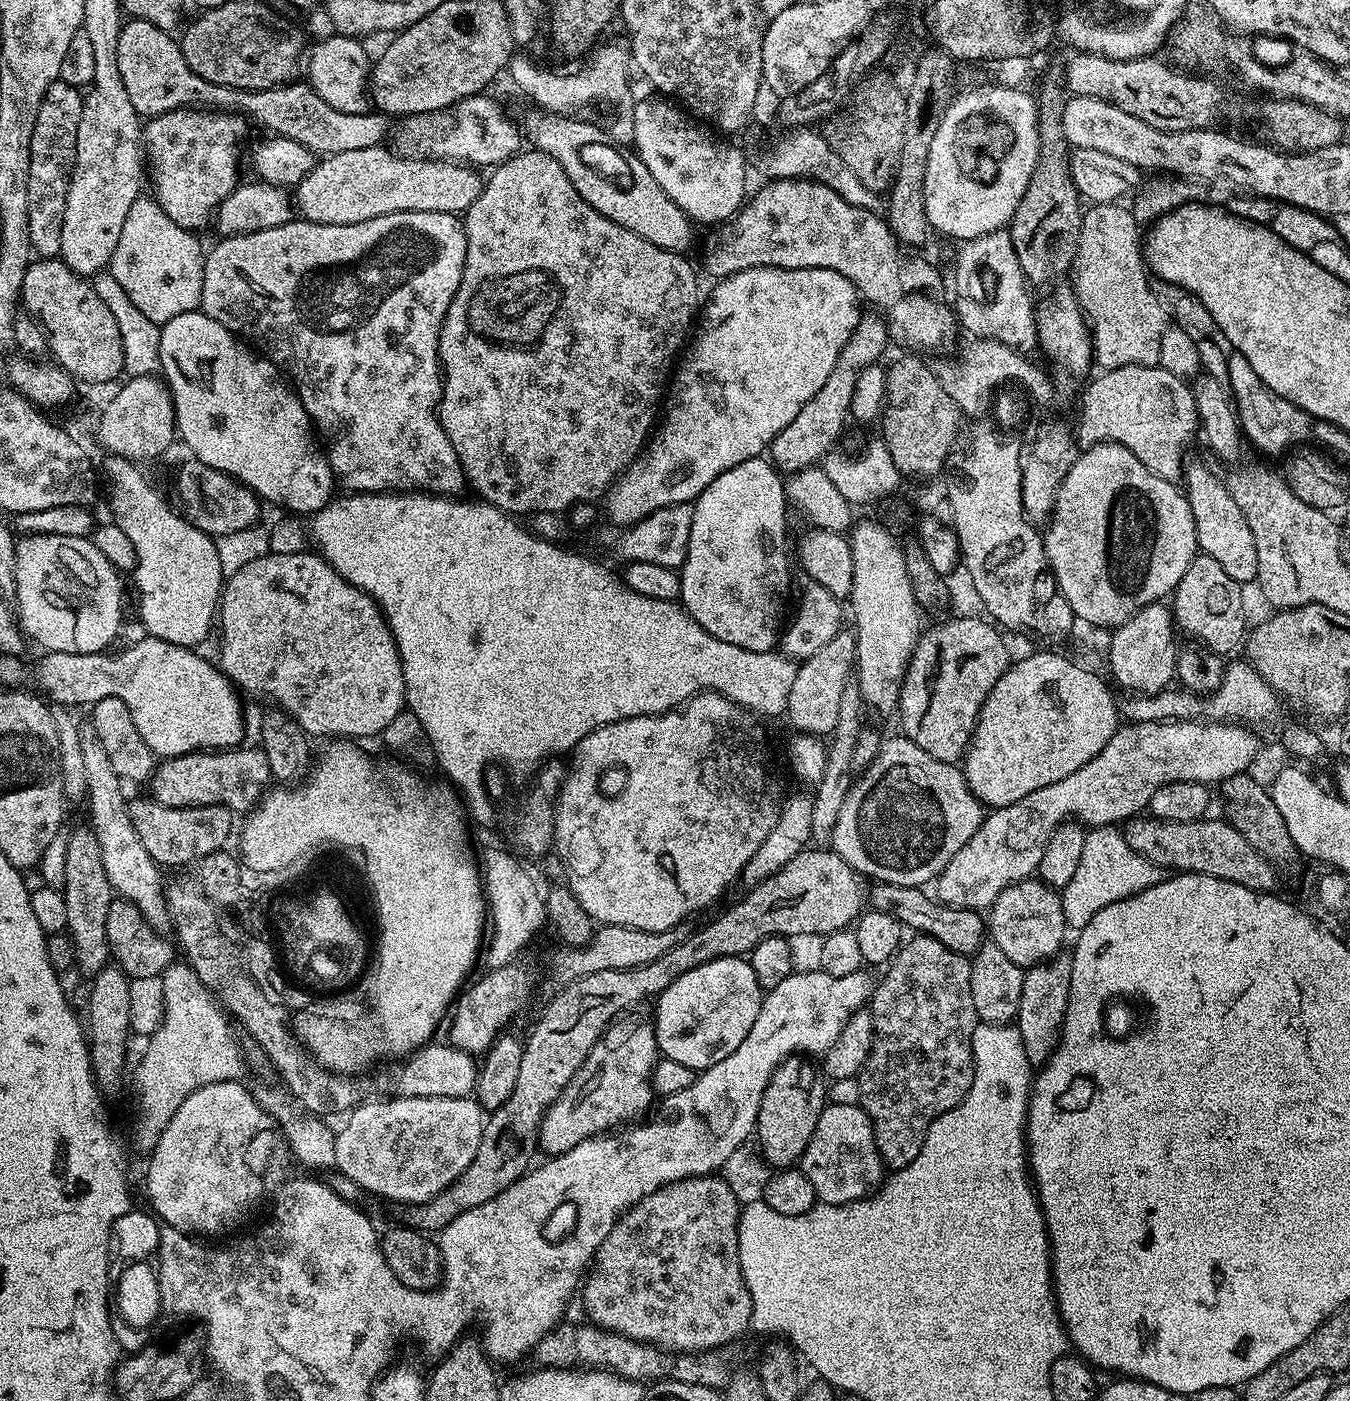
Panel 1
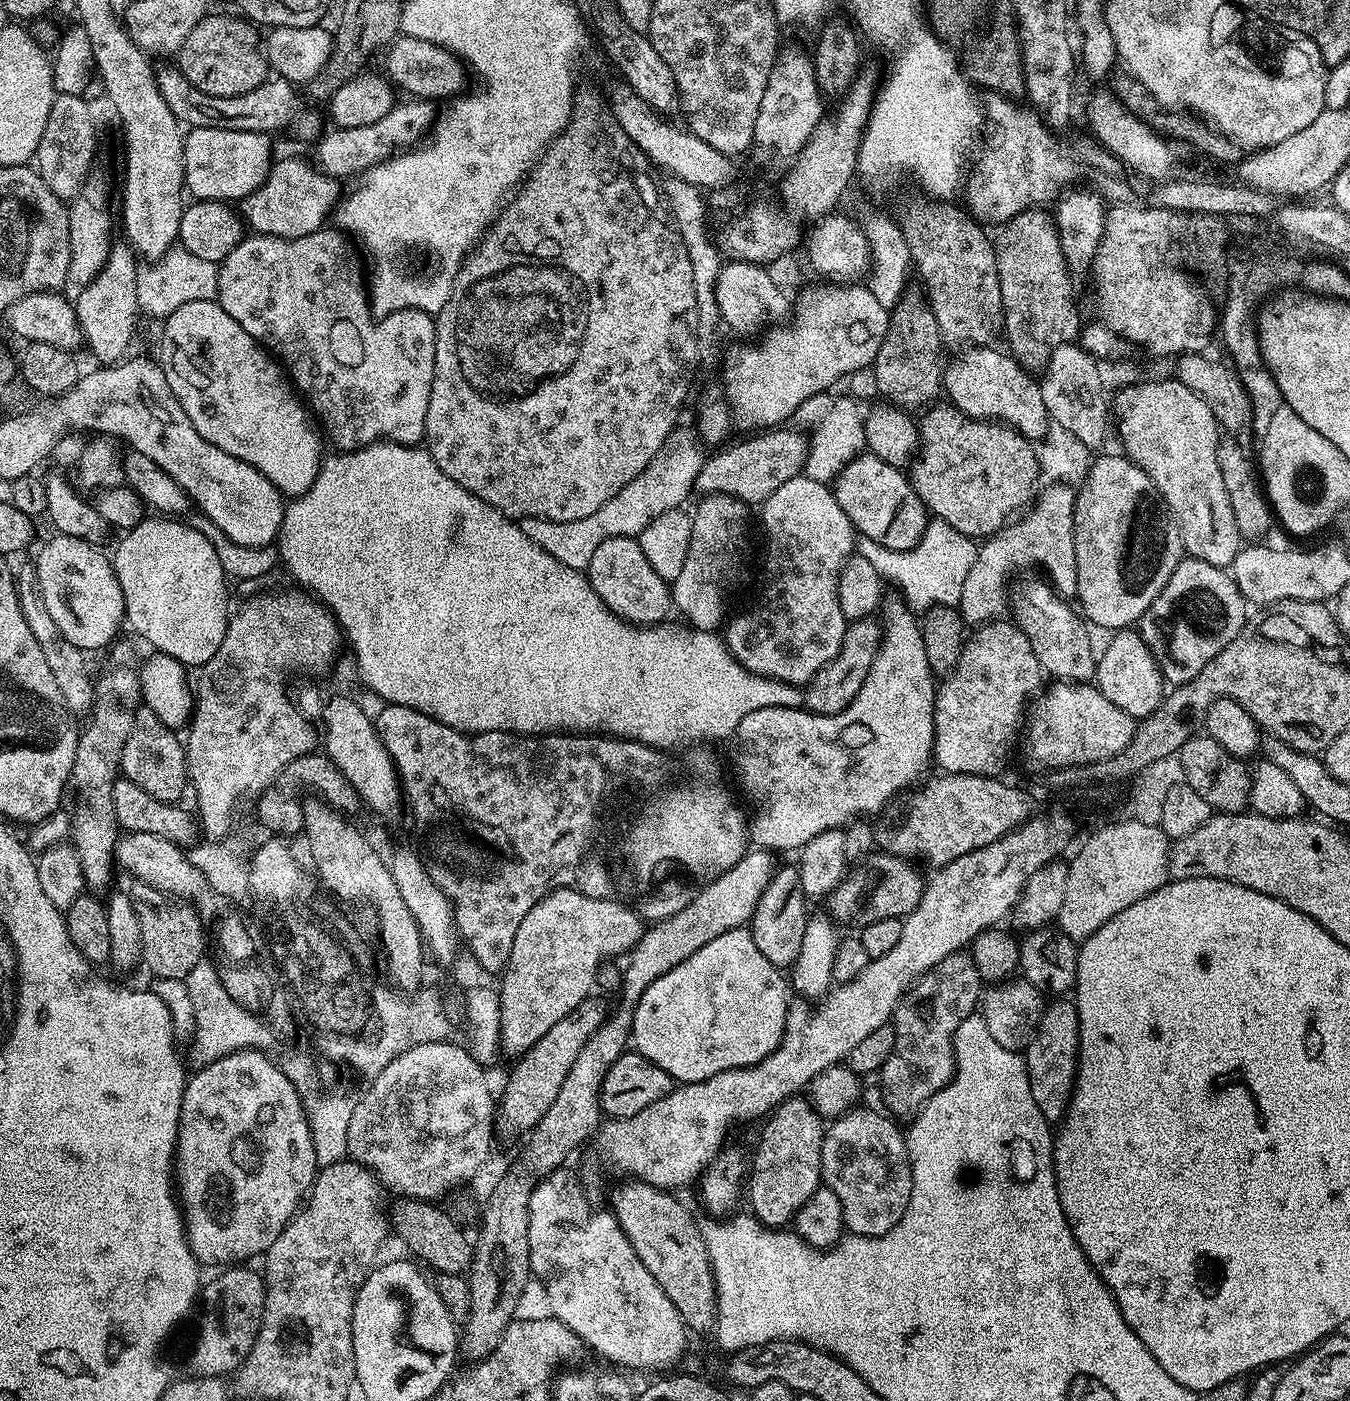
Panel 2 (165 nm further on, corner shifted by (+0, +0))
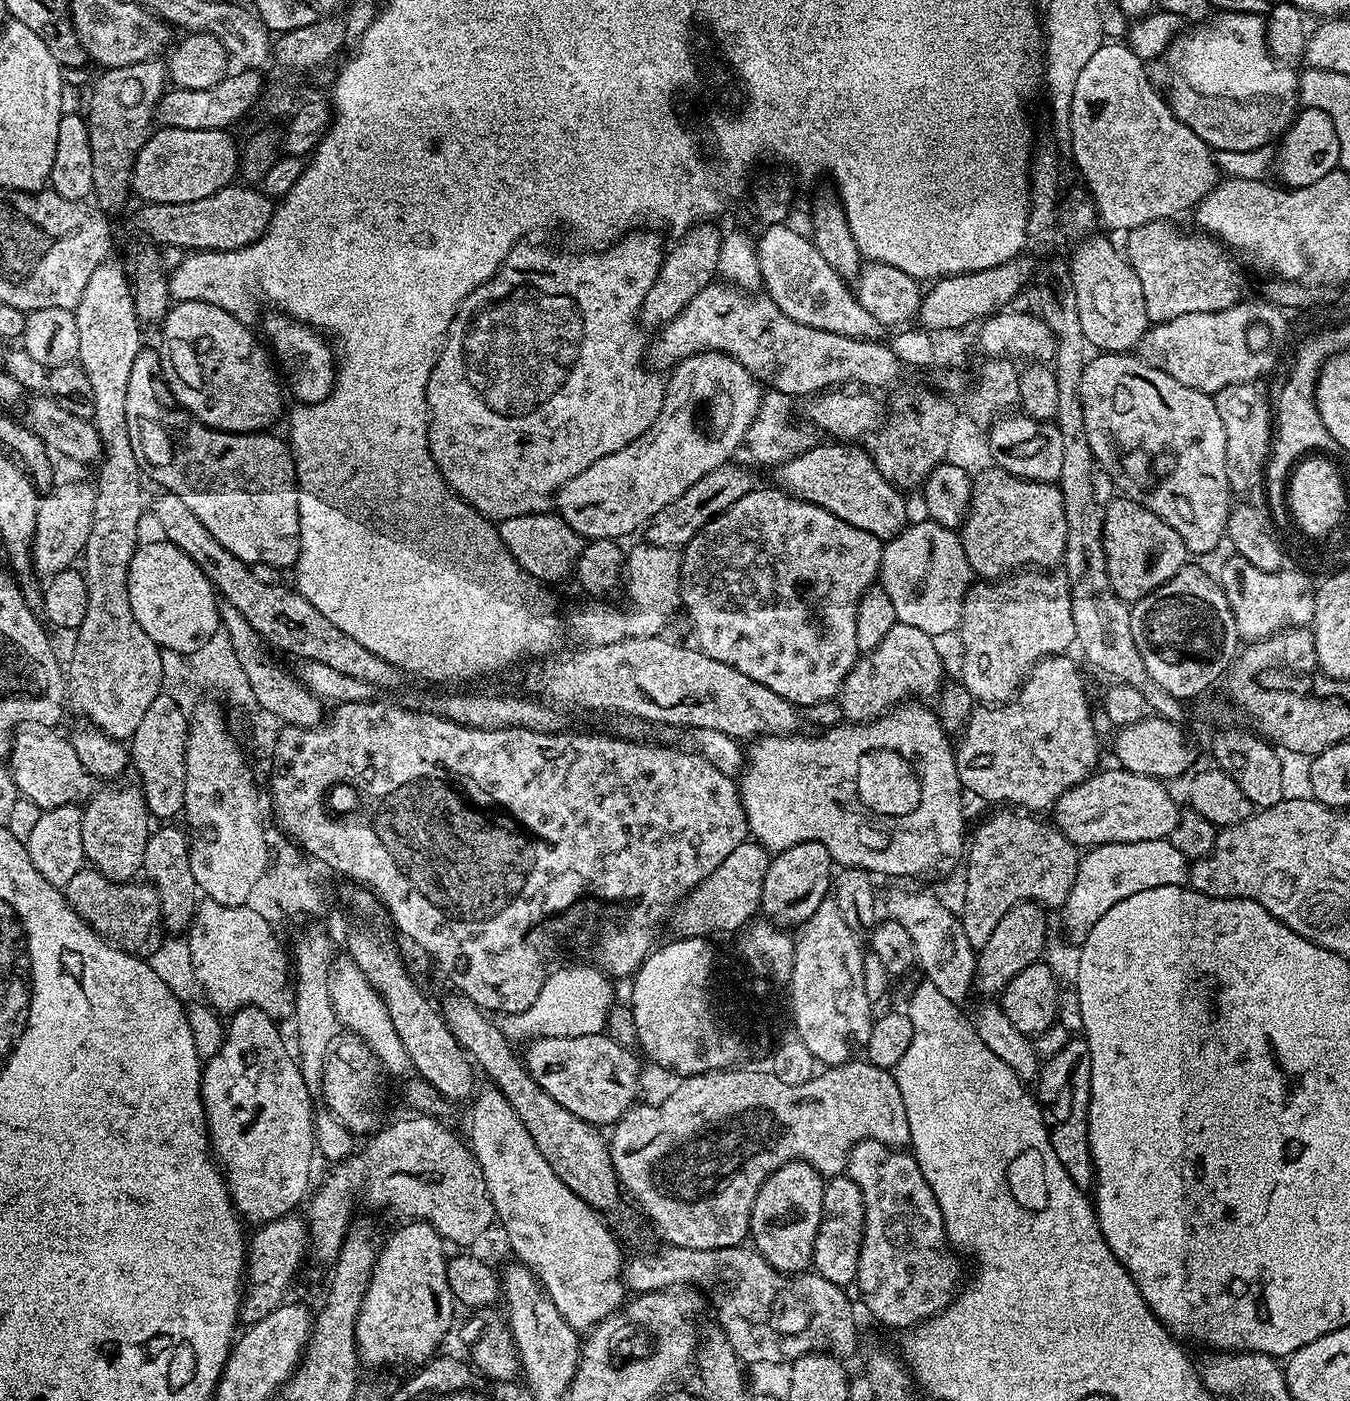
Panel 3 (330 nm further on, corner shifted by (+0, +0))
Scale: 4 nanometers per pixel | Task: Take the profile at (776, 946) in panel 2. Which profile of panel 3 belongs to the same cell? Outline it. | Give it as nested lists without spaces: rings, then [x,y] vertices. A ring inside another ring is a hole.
[[[800,840],[781,849],[768,861],[766,878],[762,882],[759,911],[781,926],[803,924],[829,895],[833,871],[834,861],[822,842]]]

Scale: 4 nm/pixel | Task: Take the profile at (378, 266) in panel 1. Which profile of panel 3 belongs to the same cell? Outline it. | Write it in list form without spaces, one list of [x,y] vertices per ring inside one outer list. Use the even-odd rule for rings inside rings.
[[[272,310],[269,313],[269,316],[264,320],[265,333],[263,332],[263,335],[266,340],[266,335],[268,335],[269,341],[267,340],[267,343],[278,361],[279,367],[282,369],[287,391],[290,396],[290,391],[292,391],[293,401],[301,404],[322,402],[322,398],[329,396],[332,392],[332,387],[336,384],[334,352],[330,347],[329,341],[317,329],[303,324],[302,321],[296,320],[293,316],[285,316],[279,310]]]

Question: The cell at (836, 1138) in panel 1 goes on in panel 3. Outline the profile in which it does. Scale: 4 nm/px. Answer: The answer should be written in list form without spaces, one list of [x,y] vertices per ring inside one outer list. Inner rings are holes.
[[[857,1140],[848,1156],[846,1176],[853,1180],[864,1204],[864,1232],[854,1284],[864,1295],[869,1314],[886,1327],[899,1330],[935,1316],[958,1291],[961,1257],[948,1242],[942,1210],[915,1156],[878,1140]]]

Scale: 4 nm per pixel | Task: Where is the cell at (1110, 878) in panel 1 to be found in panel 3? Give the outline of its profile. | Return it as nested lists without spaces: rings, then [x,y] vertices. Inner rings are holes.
[[[1168,838],[1143,840],[1142,842],[1118,842],[1097,844],[1080,856],[1070,894],[1062,905],[1064,924],[1076,942],[1083,941],[1085,934],[1102,918],[1104,911],[1114,902],[1138,890],[1150,890],[1154,886],[1184,886],[1188,884],[1189,857]]]

